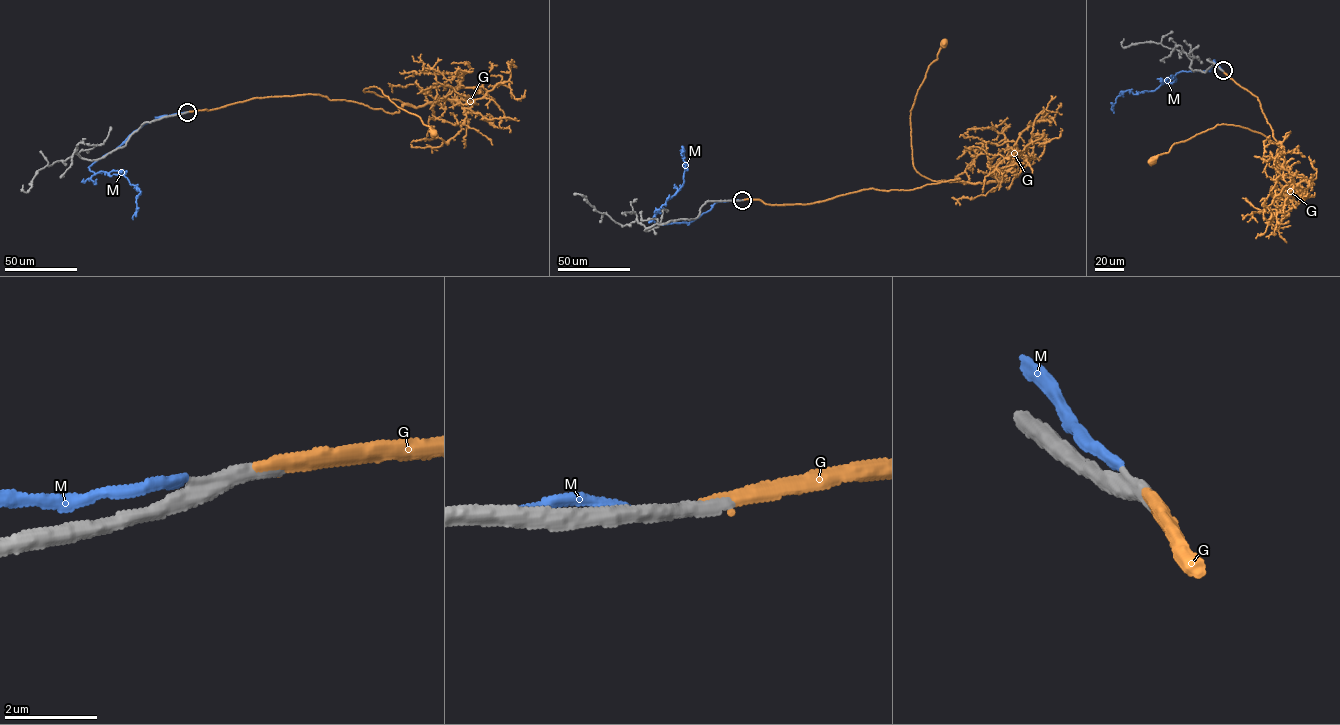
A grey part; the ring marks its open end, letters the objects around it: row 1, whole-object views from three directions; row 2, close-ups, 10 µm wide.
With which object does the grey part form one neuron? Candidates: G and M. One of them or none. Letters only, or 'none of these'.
G

